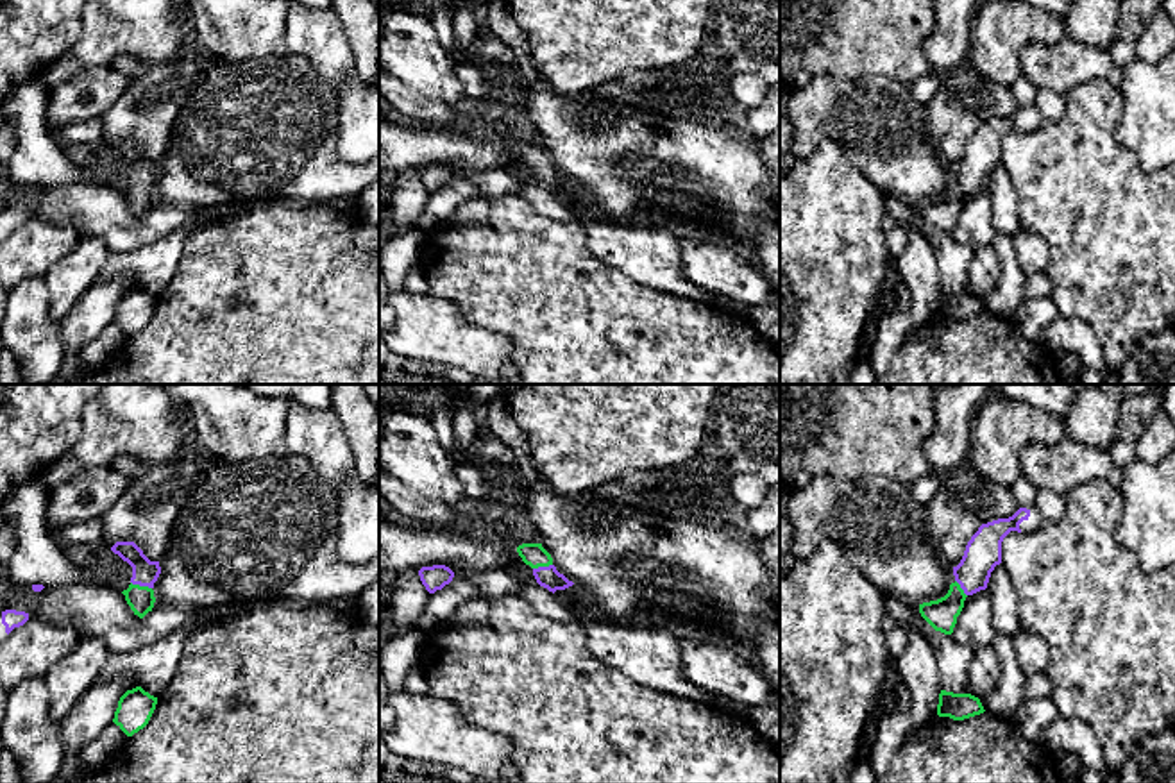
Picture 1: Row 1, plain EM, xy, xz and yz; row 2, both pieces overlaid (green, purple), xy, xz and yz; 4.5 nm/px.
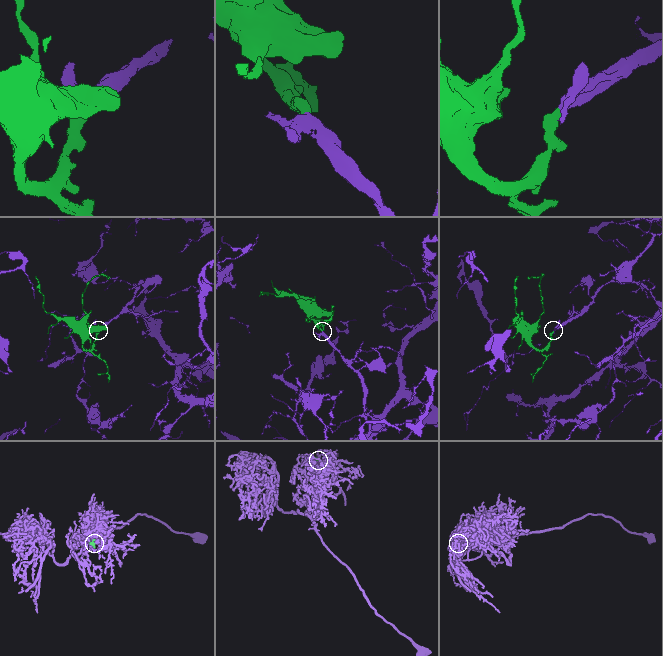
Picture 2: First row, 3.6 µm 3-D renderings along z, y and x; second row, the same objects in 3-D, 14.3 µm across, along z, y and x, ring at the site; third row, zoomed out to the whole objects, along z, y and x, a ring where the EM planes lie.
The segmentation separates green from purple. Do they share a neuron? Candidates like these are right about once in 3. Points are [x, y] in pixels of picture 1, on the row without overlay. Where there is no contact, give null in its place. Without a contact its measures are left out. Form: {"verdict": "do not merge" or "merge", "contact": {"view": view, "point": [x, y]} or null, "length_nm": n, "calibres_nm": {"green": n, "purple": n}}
{"verdict": "merge", "contact": {"view": "xy", "point": [142, 186]}, "length_nm": 100, "calibres_nm": {"green": 120, "purple": 120}}

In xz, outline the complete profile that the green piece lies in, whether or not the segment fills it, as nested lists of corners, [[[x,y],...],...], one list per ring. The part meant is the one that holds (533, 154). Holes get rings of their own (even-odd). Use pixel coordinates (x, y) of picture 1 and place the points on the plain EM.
[[[522,143],[517,147],[519,156],[526,164],[533,168],[537,182],[549,191],[565,189],[574,182],[553,164],[551,154],[542,147],[542,143]]]

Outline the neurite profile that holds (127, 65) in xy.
[[[116,55],[111,61],[113,68],[122,72],[123,75],[136,77],[143,70],[143,63],[132,55]]]

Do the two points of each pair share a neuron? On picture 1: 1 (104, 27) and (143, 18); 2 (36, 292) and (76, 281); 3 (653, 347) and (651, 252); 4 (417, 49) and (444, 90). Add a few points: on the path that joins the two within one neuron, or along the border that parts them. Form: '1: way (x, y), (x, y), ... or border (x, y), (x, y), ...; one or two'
1: way (113, 22), (135, 18); one
2: border (42, 277), (49, 294), (49, 313), (59, 320); two
3: border (614, 267), (637, 281), (691, 301); two
4: way (419, 59), (437, 79); one

